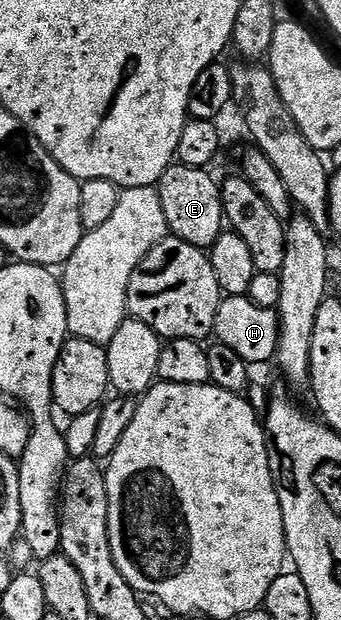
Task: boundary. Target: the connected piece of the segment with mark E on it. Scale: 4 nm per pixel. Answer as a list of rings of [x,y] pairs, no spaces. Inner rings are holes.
[[[175,162],[165,170],[157,185],[170,235],[204,250],[210,250],[225,230],[223,189],[211,174],[208,169]]]

